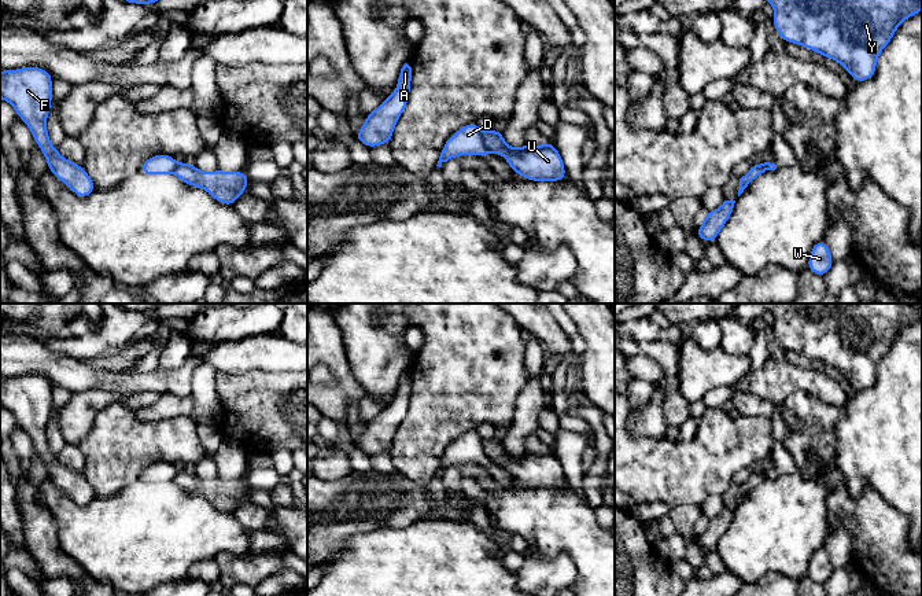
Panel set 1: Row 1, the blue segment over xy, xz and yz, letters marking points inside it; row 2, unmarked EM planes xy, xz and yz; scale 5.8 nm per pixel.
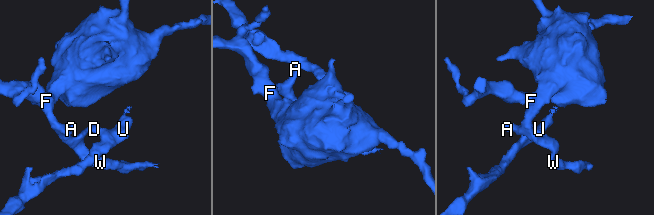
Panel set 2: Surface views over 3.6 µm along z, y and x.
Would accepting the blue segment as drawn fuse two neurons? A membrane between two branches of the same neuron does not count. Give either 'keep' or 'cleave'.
cleave

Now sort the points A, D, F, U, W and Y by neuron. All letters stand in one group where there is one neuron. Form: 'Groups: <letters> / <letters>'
Groups: A D F W Y / U

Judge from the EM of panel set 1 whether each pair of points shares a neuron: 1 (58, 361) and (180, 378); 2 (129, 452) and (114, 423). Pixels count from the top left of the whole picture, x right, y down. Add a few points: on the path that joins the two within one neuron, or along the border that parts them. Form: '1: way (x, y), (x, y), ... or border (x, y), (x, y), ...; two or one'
1: way (88, 376), (109, 381), (150, 381); one
2: way (122, 445), (117, 440), (115, 430); one

